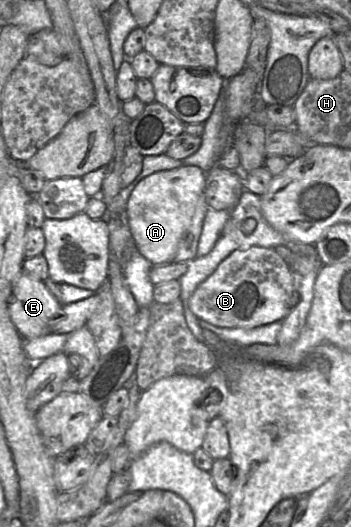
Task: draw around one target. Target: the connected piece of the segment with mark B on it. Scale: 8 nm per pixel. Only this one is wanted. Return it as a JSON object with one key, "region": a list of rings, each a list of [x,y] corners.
{"region":[[[271,247],[234,251],[189,299],[189,309],[199,320],[219,328],[251,329],[282,321],[295,304],[292,271],[284,258]]]}

